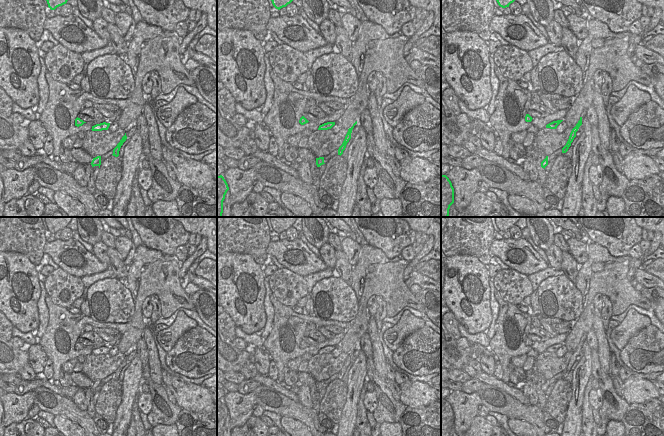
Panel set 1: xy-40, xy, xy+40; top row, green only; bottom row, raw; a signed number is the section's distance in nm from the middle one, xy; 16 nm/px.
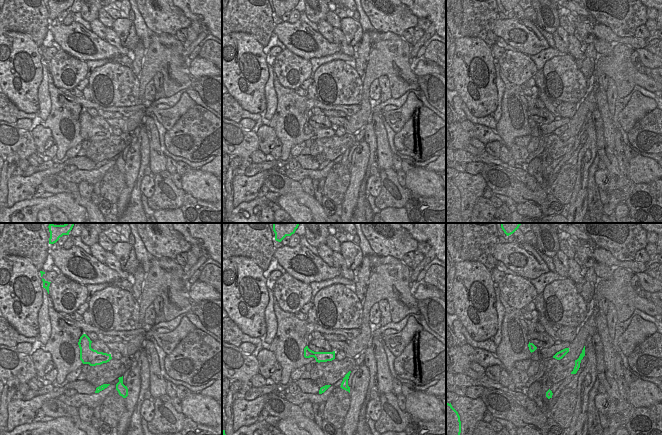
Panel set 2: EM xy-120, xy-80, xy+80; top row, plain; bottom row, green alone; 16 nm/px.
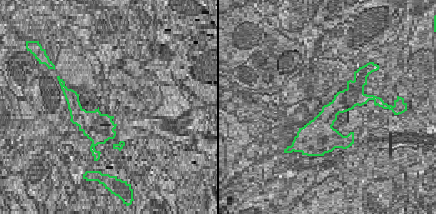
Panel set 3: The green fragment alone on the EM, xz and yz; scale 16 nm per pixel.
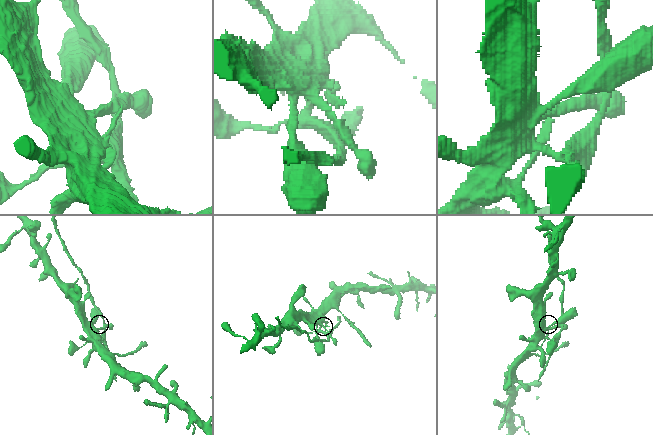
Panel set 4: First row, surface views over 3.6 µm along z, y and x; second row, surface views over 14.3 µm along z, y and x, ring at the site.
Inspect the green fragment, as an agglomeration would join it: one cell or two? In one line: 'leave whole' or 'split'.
split

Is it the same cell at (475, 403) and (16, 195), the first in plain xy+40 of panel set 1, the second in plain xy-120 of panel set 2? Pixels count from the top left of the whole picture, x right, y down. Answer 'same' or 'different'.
same

